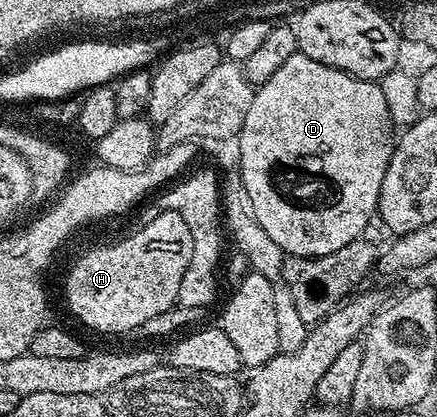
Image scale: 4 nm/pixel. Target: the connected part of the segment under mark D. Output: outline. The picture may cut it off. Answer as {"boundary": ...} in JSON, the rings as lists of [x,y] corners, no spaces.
{"boundary":[[[300,51],[295,52],[266,82],[256,86],[251,103],[251,111],[247,111],[247,119],[243,123],[236,142],[237,149],[241,152],[239,164],[241,166],[241,178],[245,193],[249,197],[249,208],[253,210],[253,217],[279,243],[279,247],[286,255],[295,257],[318,257],[319,255],[331,255],[331,251],[339,251],[346,243],[358,240],[361,233],[369,225],[369,220],[374,220],[379,203],[379,191],[383,187],[383,175],[389,166],[389,160],[393,157],[395,148],[395,126],[389,119],[387,102],[383,100],[383,91],[380,84],[375,81],[364,81],[344,73],[342,69],[332,69],[315,59],[307,59]]]}

